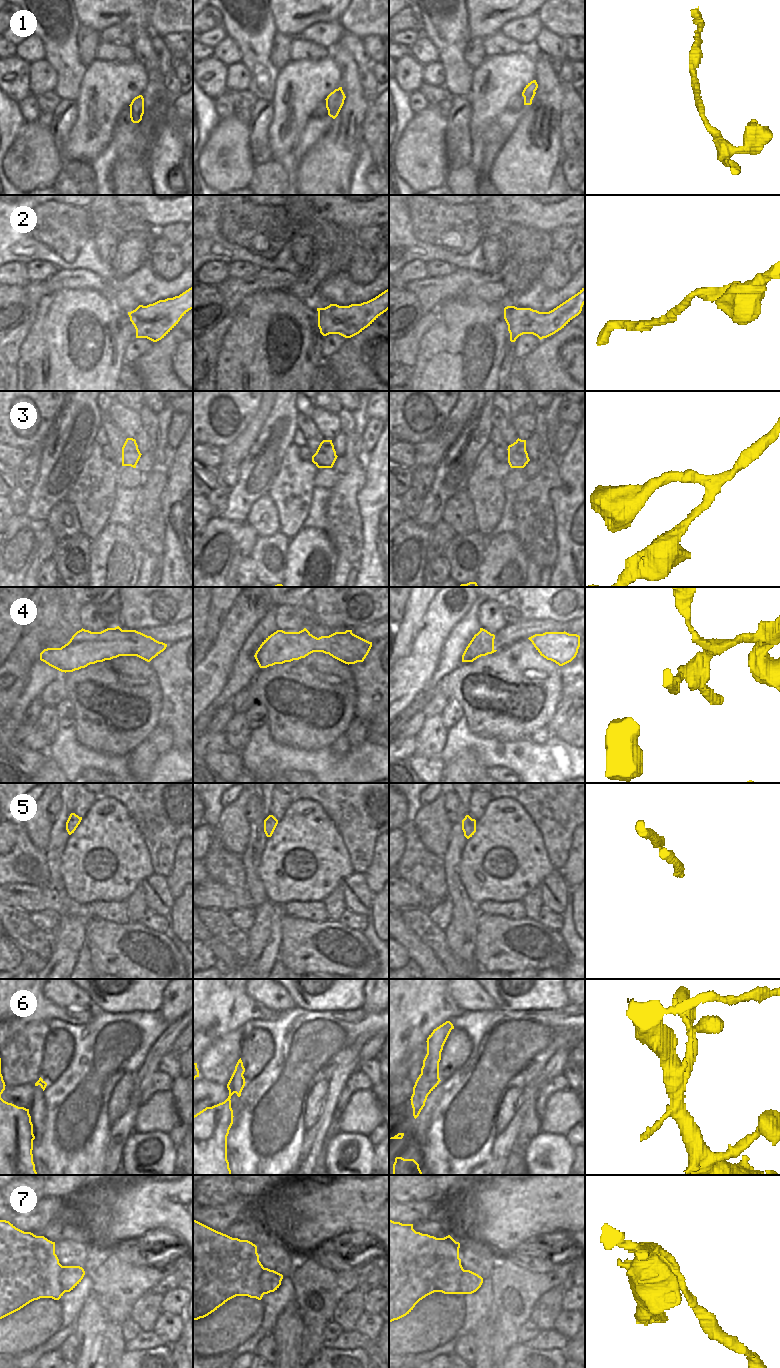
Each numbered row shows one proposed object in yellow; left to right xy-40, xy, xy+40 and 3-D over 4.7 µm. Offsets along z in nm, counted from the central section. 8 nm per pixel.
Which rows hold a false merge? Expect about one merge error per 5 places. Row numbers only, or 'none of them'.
4, 5, 6, 7

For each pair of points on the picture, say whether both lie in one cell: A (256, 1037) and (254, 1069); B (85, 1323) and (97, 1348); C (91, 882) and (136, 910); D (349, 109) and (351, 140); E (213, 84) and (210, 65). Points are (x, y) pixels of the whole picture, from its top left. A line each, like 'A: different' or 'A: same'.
A: same
B: same
C: different
D: same
E: same

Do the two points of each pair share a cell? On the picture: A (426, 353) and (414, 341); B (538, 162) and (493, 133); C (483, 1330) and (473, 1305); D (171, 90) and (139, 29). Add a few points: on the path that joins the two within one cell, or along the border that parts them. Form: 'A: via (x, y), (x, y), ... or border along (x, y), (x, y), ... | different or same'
A: border along (431, 325), (420, 341), (416, 360), (412, 368) | different
B: border along (518, 121), (514, 130), (503, 144) | different
C: border along (491, 1316), (485, 1317), (470, 1333) | different
D: border along (161, 75), (165, 95), (168, 98) | different

